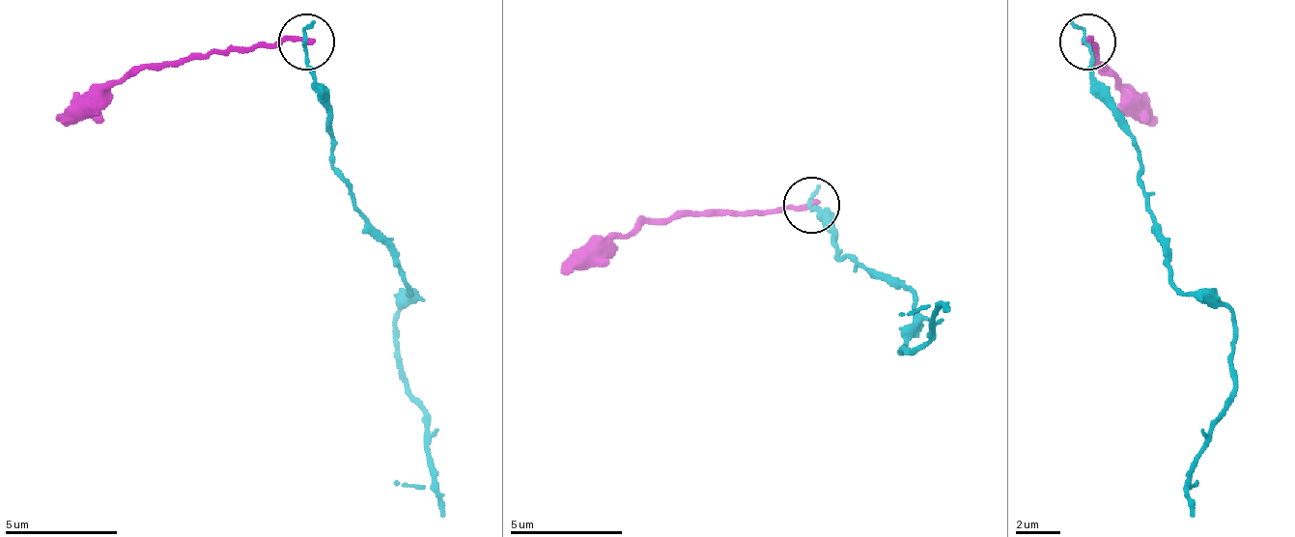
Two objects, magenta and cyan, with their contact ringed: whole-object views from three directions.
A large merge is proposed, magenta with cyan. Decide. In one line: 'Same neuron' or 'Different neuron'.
Different neuron

